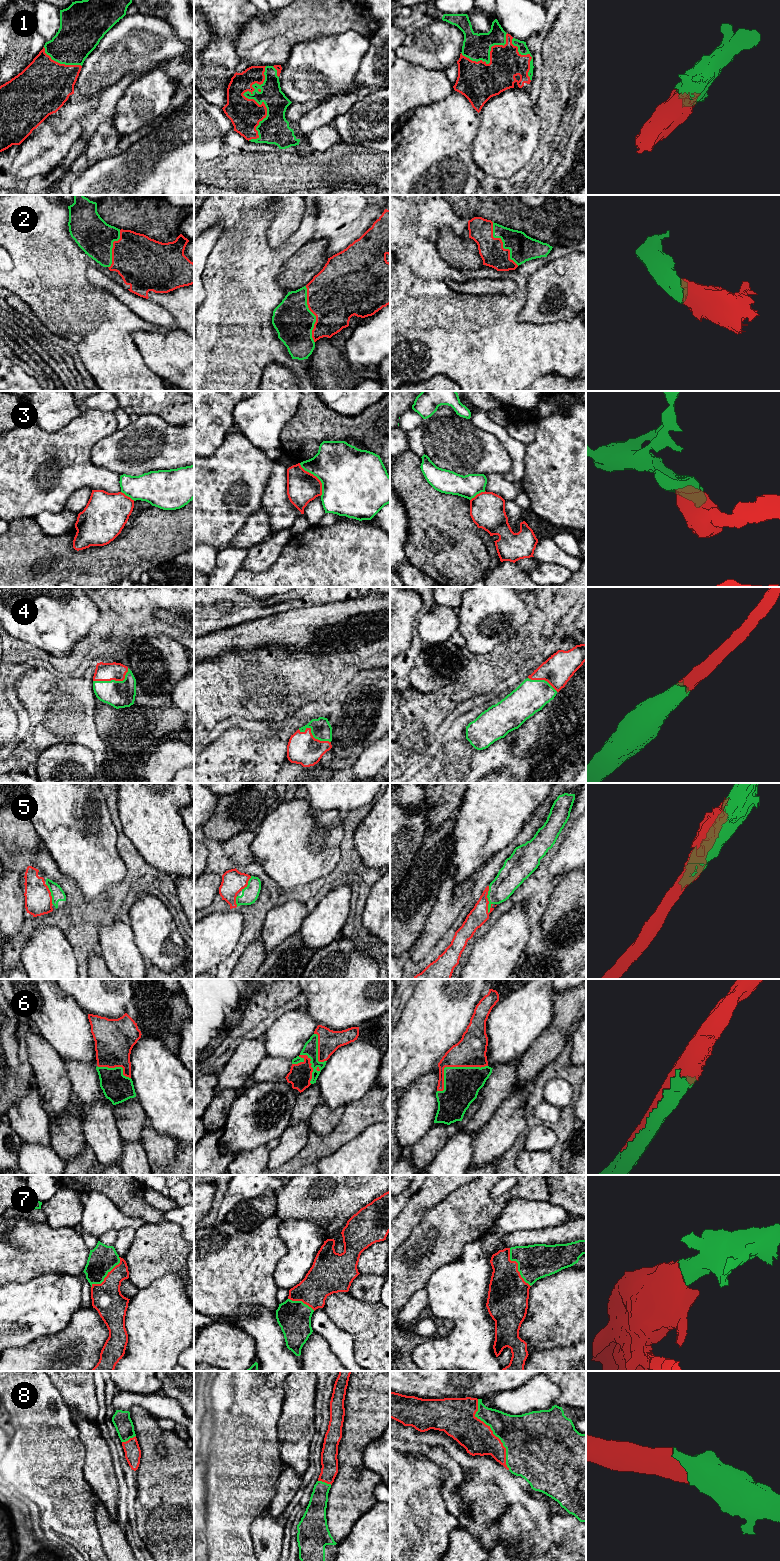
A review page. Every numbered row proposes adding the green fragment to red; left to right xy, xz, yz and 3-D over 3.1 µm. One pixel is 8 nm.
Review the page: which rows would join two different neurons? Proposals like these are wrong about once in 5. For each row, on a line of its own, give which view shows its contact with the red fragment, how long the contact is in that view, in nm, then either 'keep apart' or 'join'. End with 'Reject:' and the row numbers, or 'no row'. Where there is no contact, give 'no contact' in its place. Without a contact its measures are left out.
1: contact in xz; length 600 nm; join
2: contact in xz; length 460 nm; join
3: contact in xz; length 320 nm; keep apart
4: contact in xy; length 300 nm; join
5: contact in yz; length 220 nm; join
6: contact in yz; length 460 nm; join
7: contact in yz; length 360 nm; join
8: contact in yz; length 600 nm; join
Reject: 3

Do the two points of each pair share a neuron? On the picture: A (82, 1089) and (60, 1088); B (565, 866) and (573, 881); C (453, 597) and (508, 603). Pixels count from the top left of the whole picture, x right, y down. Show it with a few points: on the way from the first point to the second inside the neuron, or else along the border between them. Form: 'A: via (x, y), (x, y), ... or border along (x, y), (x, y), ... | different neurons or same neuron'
A: border along (65, 1065), (73, 1092) | different neurons
B: border along (575, 869), (558, 879) | different neurons
C: border along (462, 597), (461, 604), (456, 609) | different neurons

